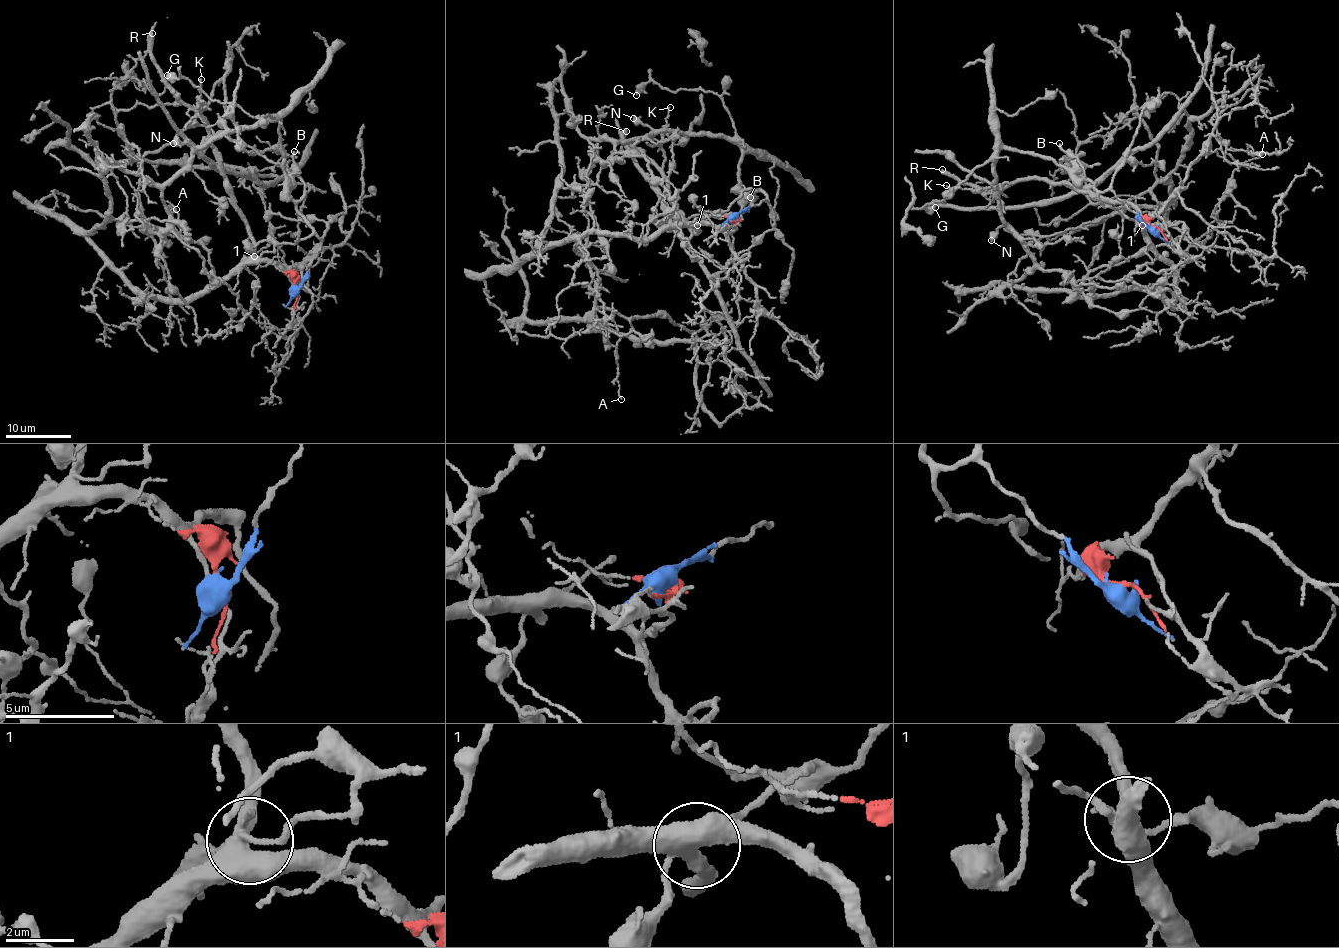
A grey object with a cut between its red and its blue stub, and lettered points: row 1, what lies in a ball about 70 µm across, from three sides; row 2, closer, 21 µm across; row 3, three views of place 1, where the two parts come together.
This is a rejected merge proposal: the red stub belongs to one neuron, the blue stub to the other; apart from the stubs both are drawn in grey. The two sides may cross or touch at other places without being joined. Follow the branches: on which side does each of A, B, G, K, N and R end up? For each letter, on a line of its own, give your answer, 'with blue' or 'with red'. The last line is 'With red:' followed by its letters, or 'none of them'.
A: with red
B: with blue
G: with blue
K: with red
N: with blue
R: with red
With red: A, K, R

